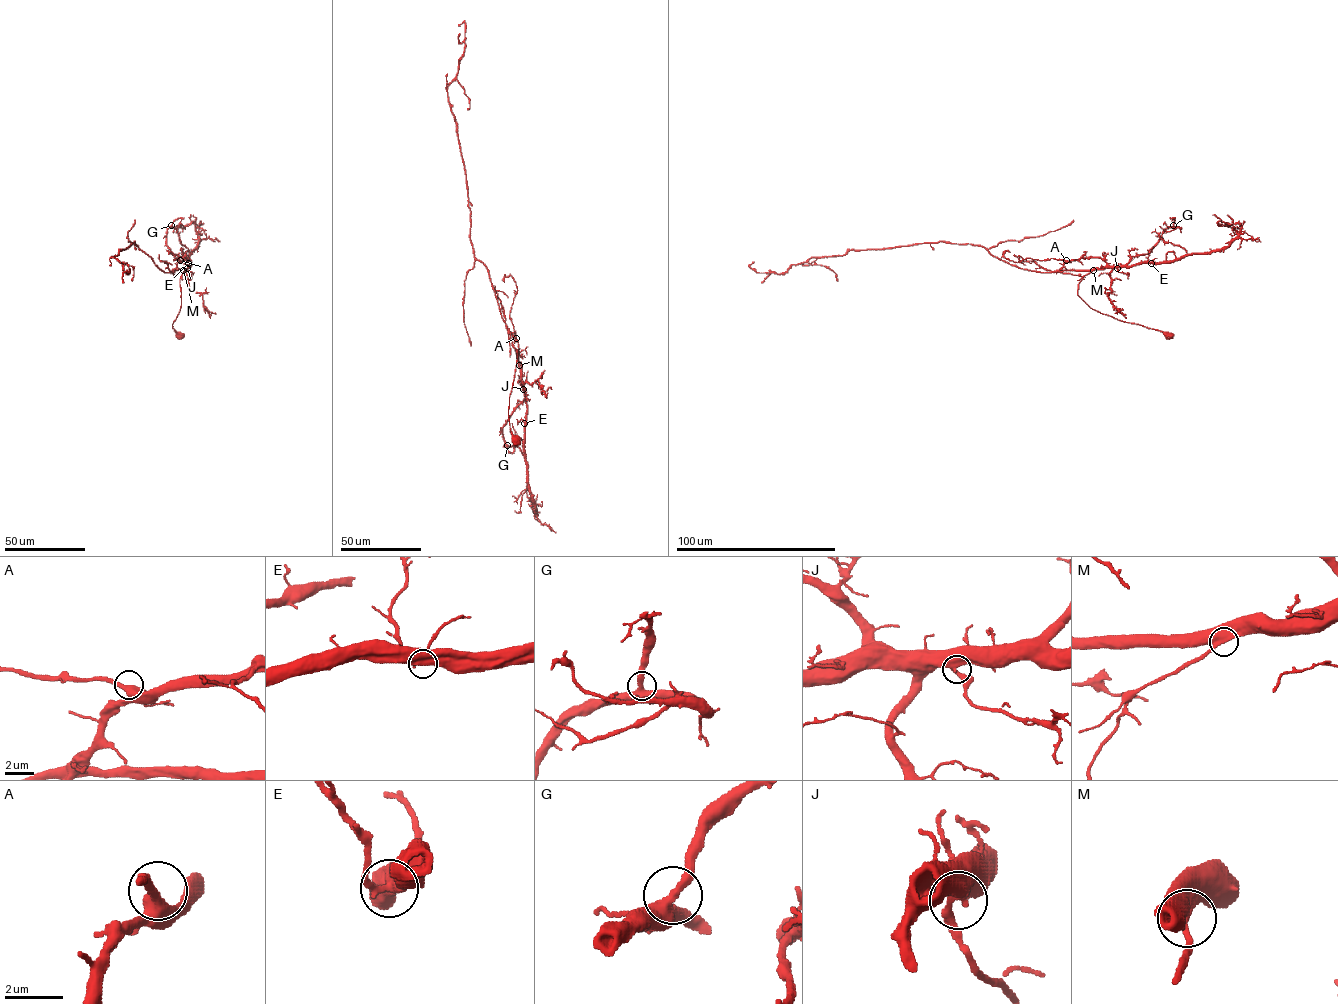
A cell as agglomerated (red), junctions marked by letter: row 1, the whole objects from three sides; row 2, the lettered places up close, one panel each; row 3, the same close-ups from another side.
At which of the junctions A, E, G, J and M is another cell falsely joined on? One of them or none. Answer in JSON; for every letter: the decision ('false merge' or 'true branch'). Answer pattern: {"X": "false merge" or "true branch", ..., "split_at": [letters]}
{"A": "true branch", "E": "true branch", "G": "true branch", "J": "true branch", "M": "true branch", "split_at": []}

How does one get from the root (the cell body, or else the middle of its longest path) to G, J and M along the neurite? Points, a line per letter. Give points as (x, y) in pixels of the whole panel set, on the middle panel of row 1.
G: (515, 439), (513, 441), (510, 431), (508, 411), (517, 350), (524, 399), (503, 427), (503, 438), (507, 445)
J: (515, 439), (513, 441), (510, 431), (508, 411), (517, 350), (523, 389)
M: (515, 439), (513, 441), (510, 431), (508, 411), (517, 350), (519, 365)

